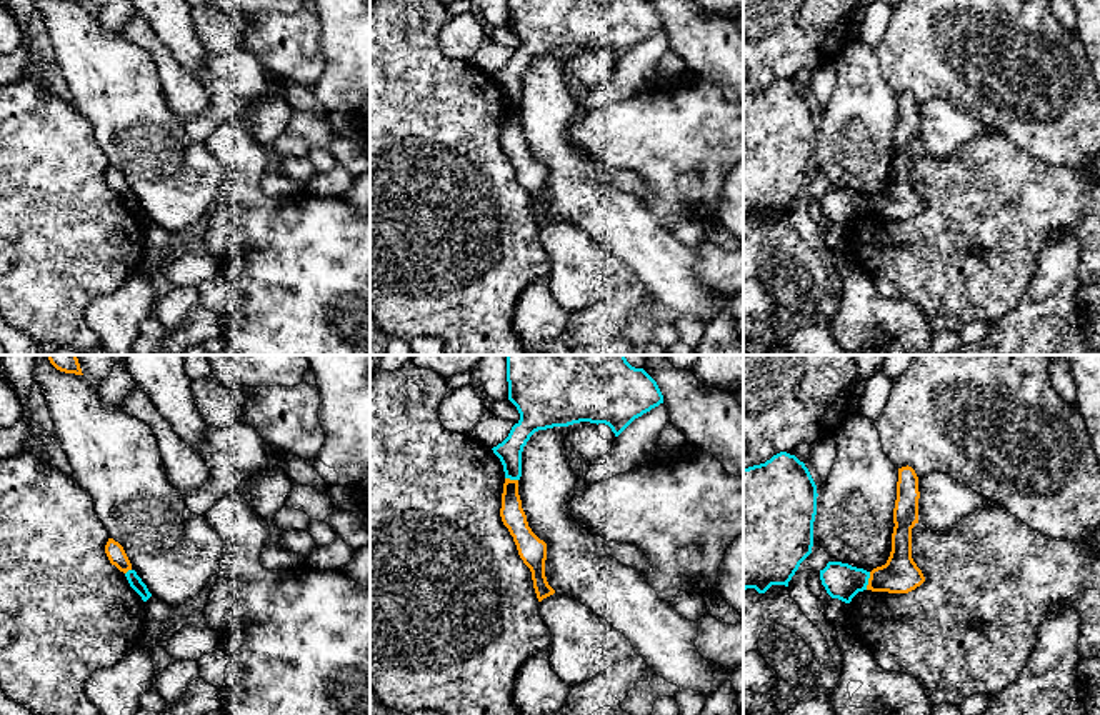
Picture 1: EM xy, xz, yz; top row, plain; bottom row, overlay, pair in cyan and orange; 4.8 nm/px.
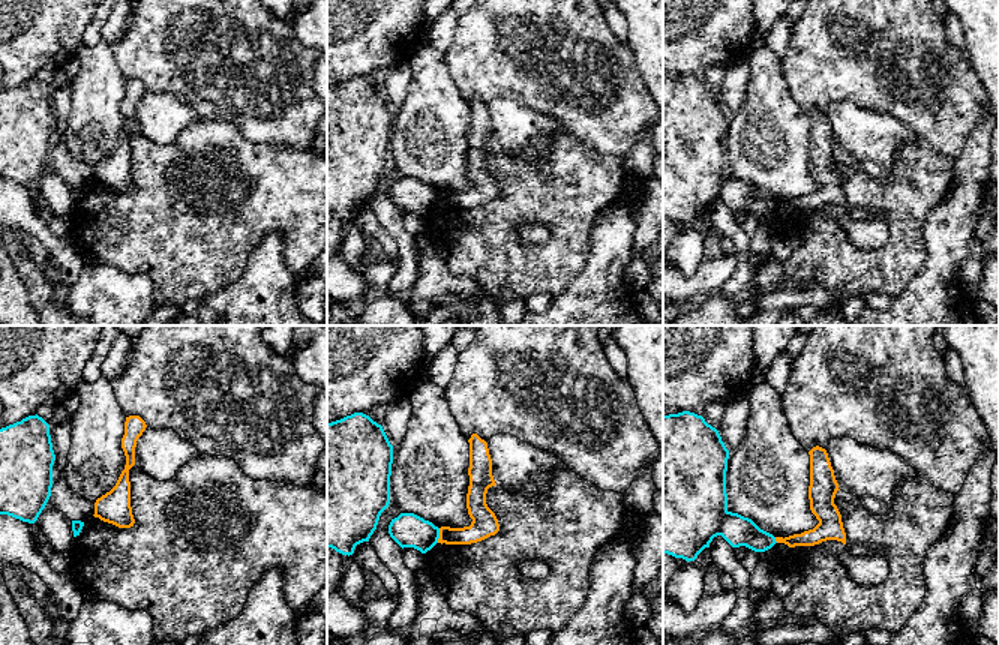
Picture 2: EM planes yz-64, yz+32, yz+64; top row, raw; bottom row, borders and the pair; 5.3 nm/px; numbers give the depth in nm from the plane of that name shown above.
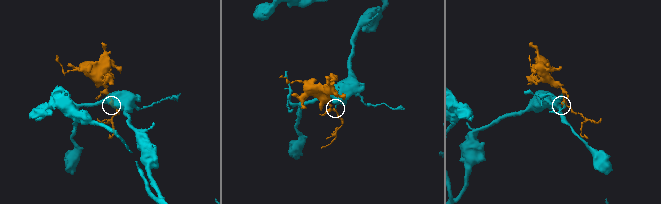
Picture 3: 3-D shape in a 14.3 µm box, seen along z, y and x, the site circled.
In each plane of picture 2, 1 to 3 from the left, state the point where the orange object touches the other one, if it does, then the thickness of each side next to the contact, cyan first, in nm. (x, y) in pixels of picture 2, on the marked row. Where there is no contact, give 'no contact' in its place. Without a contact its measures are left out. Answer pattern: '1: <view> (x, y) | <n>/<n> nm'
1: no contact
2: yz+32 (438, 536) | 190/140 nm
3: yz+64 (774, 540) | 160/90 nm

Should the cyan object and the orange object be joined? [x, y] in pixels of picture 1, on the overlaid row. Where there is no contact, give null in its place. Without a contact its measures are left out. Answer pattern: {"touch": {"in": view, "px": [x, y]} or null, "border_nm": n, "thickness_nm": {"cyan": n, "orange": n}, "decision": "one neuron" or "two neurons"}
{"touch": {"in": "yz", "px": [867, 580]}, "border_nm": 90, "thickness_nm": {"cyan": 170, "orange": 180}, "decision": "two neurons"}

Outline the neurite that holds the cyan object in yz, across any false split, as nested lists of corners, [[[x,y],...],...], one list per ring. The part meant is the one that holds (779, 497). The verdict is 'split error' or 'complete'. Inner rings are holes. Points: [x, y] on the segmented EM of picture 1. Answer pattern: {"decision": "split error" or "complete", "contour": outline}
{"decision": "complete", "contour": [[[787,452],[743,468],[743,592],[755,588],[765,593],[772,585],[788,587],[800,563],[812,553],[817,497],[817,485],[805,463]]]}

